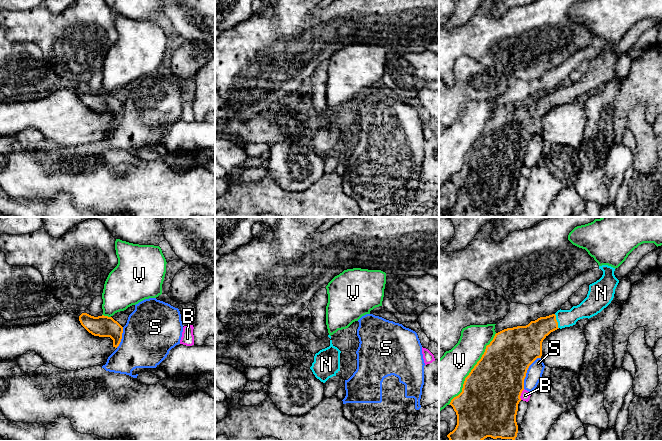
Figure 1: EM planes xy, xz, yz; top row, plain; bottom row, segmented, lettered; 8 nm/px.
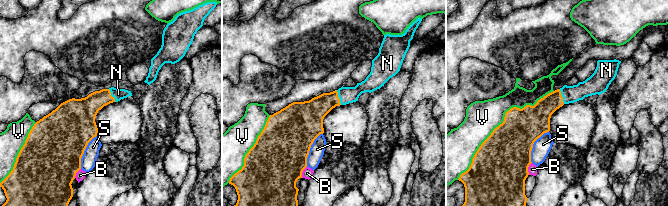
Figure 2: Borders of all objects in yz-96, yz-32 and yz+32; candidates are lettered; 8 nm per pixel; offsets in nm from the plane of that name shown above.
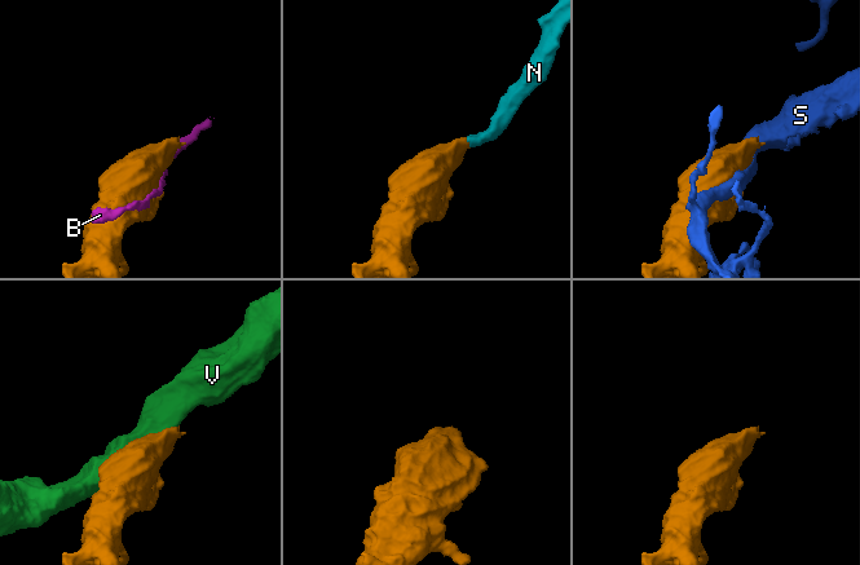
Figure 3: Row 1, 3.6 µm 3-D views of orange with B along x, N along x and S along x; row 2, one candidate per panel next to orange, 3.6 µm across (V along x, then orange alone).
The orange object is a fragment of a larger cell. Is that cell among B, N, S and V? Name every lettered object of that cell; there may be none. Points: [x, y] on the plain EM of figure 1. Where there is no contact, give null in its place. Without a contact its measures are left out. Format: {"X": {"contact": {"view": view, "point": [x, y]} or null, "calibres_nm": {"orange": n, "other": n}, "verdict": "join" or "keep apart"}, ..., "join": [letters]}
{"B": {"contact": {"view": "yz", "point": [520, 170]}, "calibres_nm": {"orange": 460, "other": 80}, "verdict": "keep apart"}, "N": {"contact": {"view": "yz", "point": [556, 97]}, "calibres_nm": {"orange": 200, "other": 140}, "verdict": "join"}, "S": {"contact": {"view": "yz", "point": [526, 148]}, "calibres_nm": {"orange": 440, "other": 130}, "verdict": "keep apart"}, "V": {"contact": {"view": "yz", "point": [472, 145]}, "calibres_nm": {"orange": 460, "other": 320}, "verdict": "keep apart"}, "join": ["N"]}

